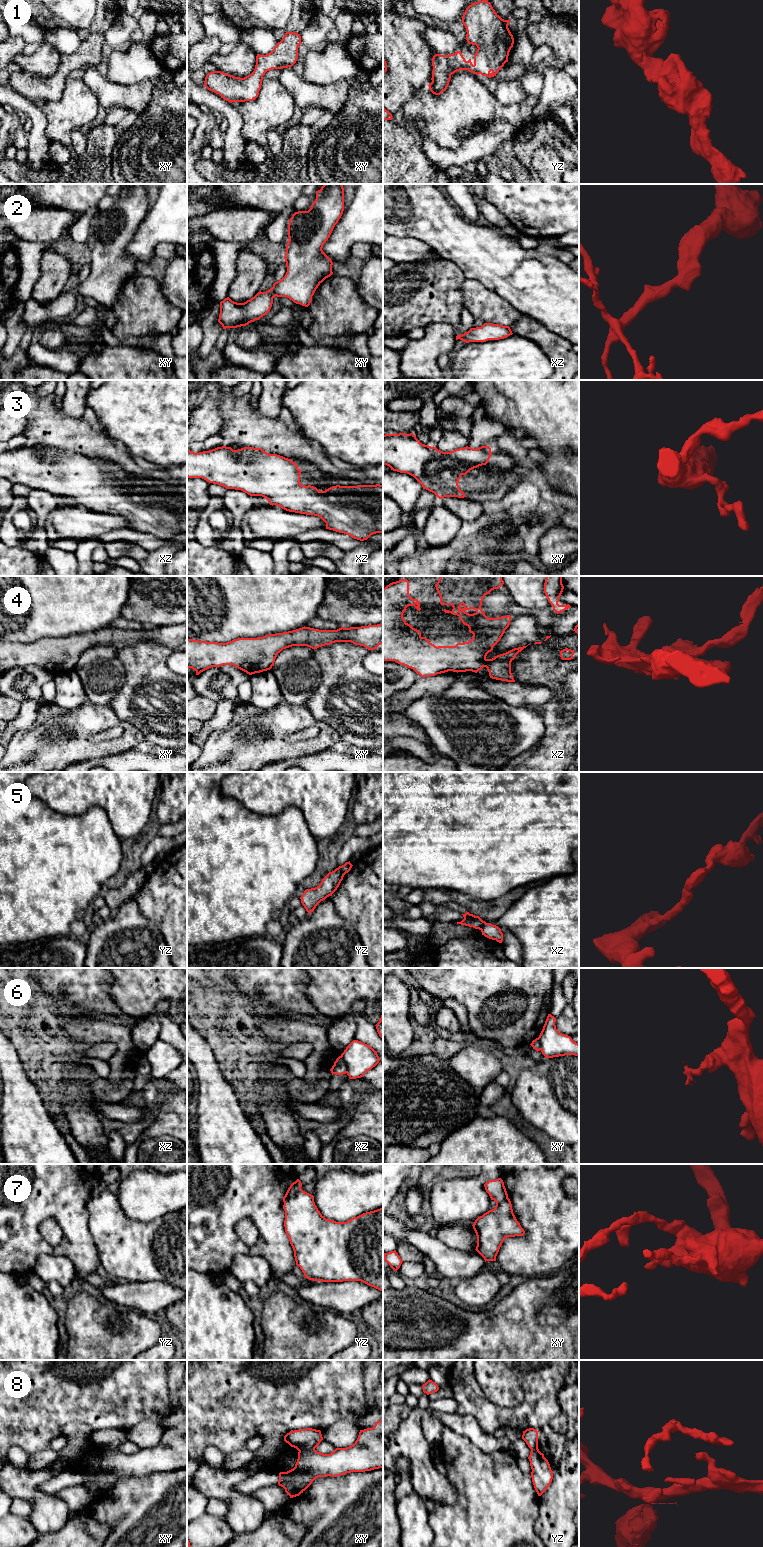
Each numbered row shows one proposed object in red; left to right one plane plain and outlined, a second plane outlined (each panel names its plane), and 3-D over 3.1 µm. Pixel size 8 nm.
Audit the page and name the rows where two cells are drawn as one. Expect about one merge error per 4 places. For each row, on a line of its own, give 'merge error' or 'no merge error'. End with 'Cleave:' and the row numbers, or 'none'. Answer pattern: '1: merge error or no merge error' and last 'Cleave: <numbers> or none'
1: no merge error
2: no merge error
3: no merge error
4: no merge error
5: merge error
6: merge error
7: merge error
8: merge error
Cleave: 5, 6, 7, 8

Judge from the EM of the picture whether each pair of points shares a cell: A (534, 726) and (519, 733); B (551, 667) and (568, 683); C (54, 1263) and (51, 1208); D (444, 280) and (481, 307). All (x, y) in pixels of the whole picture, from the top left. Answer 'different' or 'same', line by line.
A: same
B: different
C: different
D: different

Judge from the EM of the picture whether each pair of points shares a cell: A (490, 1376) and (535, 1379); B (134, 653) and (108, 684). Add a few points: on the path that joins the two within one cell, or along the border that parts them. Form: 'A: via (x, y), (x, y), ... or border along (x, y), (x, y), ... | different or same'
A: border along (511, 1370), (523, 1391), (522, 1401) | different
B: border along (117, 657), (125, 672), (125, 681), (120, 689) | different

